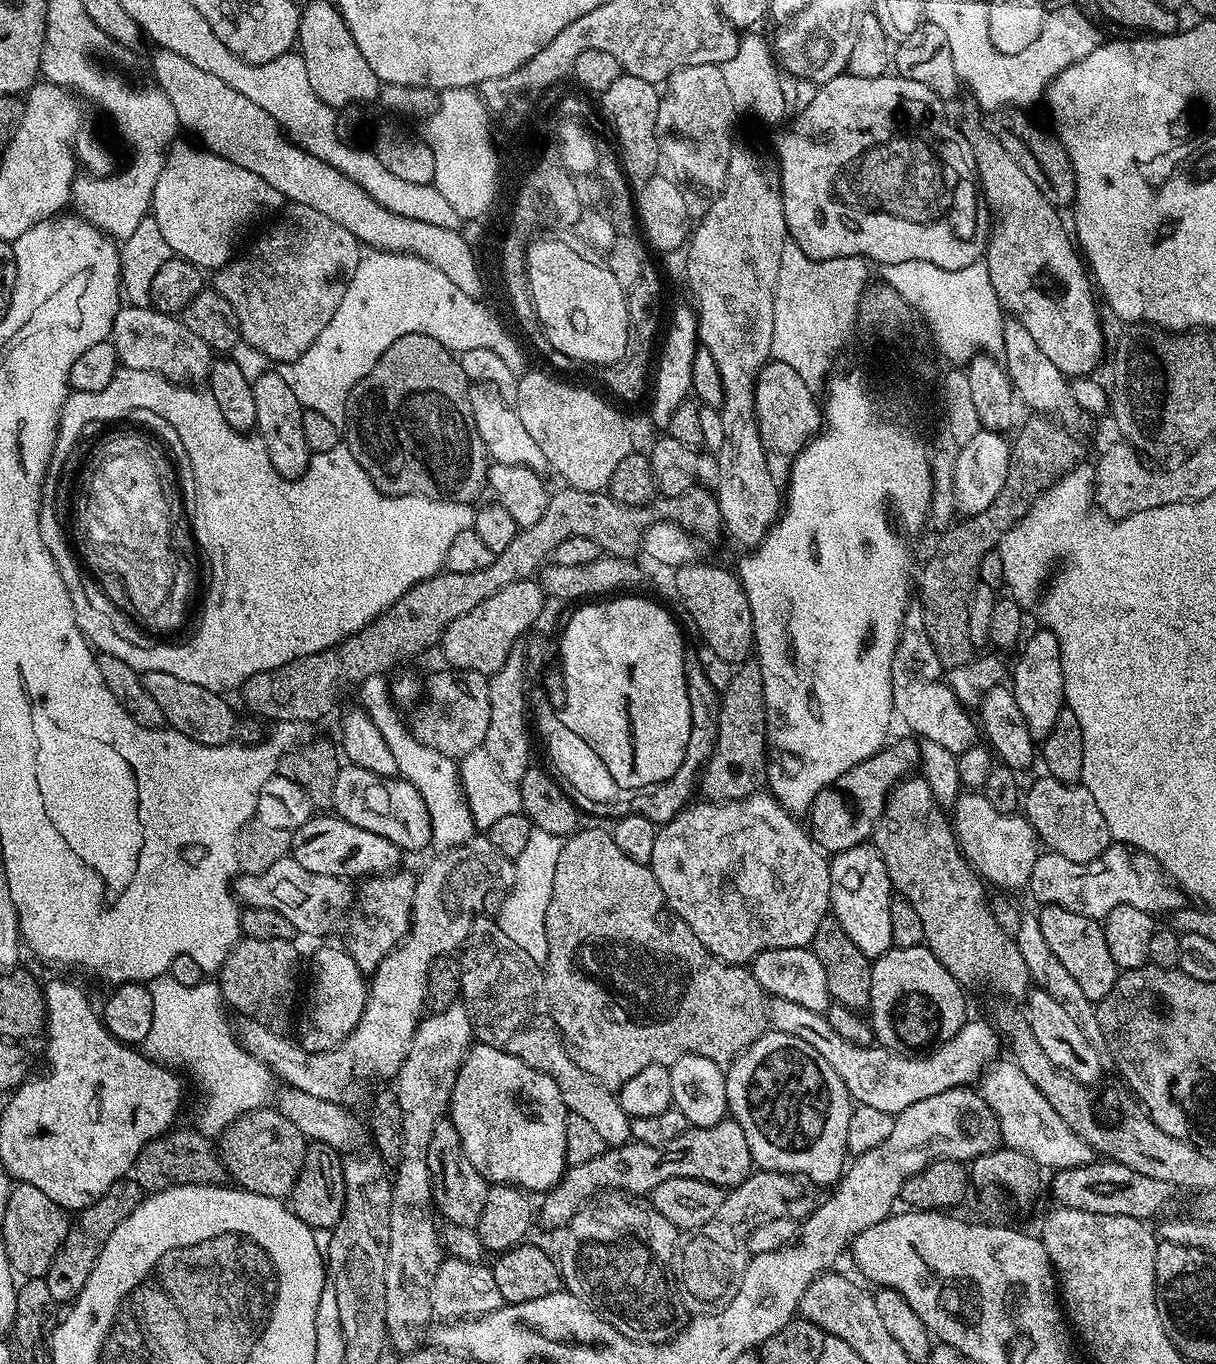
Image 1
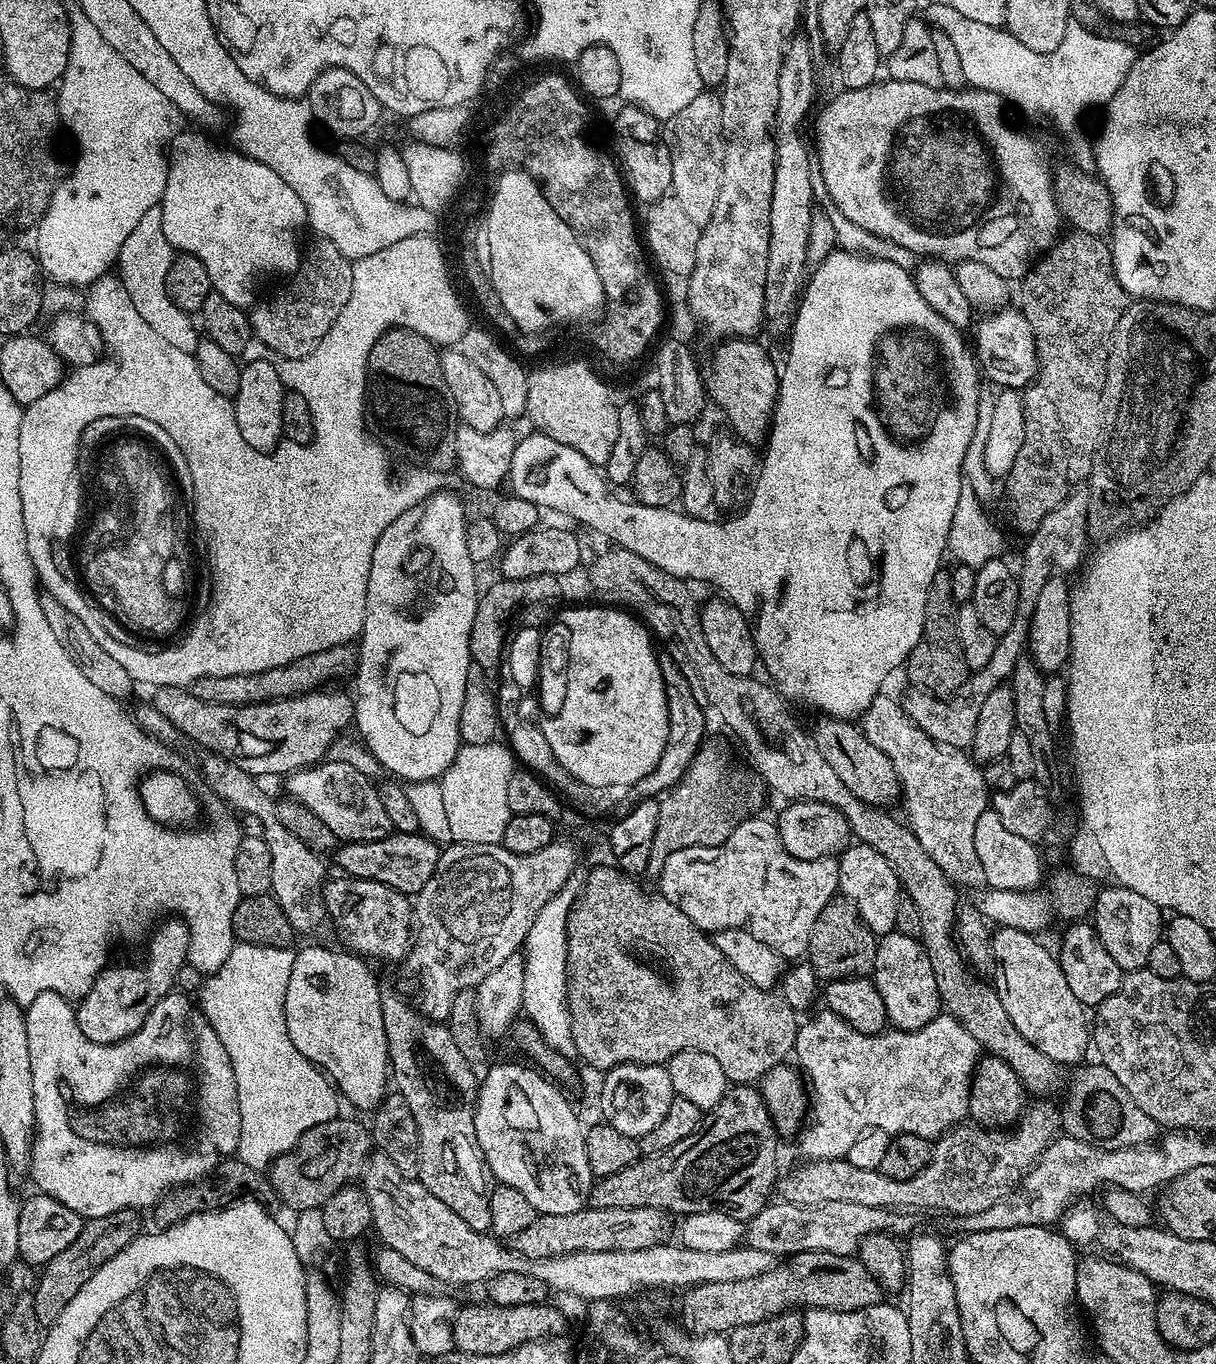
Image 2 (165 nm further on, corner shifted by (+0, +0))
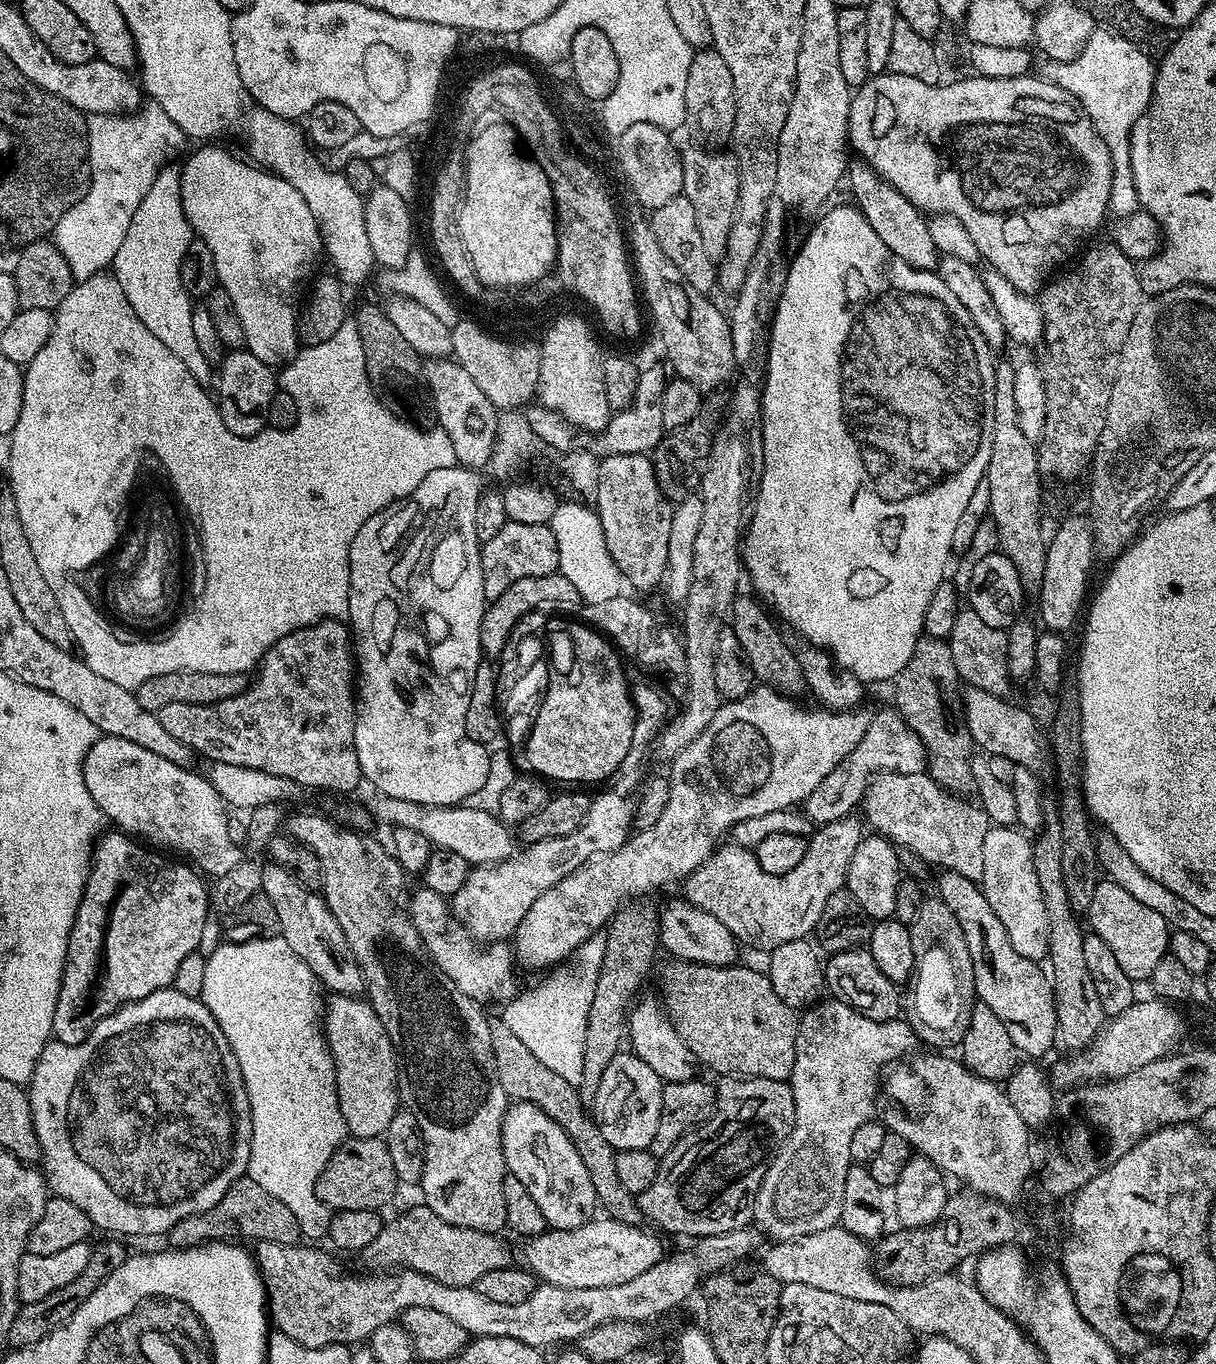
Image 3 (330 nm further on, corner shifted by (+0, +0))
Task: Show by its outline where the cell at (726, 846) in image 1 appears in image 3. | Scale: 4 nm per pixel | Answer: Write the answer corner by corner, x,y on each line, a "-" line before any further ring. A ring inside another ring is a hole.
855,815
845,816
842,820
817,827
808,840
802,862
794,866
792,873
787,872
779,878
766,874
766,870
758,866
755,851
735,846
717,847
712,857
683,881
683,899
706,910
706,914
714,914
714,918
723,922
726,930
730,930
744,946
749,944
752,948
771,950
786,942
811,937
830,894
845,887
850,858
854,858
854,850
858,850
862,838
861,821
856,819
-
799,876
800,888
776,888
778,880
780,884
788,884

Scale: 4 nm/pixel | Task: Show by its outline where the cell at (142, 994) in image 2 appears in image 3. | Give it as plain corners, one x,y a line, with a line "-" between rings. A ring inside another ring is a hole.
120,830
111,831
105,831
92,849
88,881
70,930
52,1023
52,1036
62,1044
82,1042
102,1018
114,1014
122,1005
169,987
182,958
199,949
202,930
210,922
210,888
203,884
201,873
191,863
175,864
151,852
151,847
137,842
131,835

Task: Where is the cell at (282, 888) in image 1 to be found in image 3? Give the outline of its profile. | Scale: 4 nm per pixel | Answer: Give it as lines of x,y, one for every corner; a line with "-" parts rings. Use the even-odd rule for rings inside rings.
420,886
410,896
410,915
418,938
424,943
424,949
438,967
472,1000
500,1000
507,1002
517,995
516,976
512,973
514,948
508,942
477,943
472,939
460,921
450,914
450,904
445,897
434,894
434,890

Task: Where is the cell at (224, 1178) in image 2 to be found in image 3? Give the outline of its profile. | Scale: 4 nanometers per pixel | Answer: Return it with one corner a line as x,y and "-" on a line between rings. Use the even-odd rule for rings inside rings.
245,1174
239,1180
235,1180
226,1190
222,1202
202,1214
190,1214
190,1218
182,1218
166,1233
167,1247
196,1248
199,1244
209,1242
224,1242
229,1238
235,1238
240,1242
260,1241
262,1243
282,1243
295,1245
301,1239
298,1218
290,1214
290,1209
283,1202
278,1202
274,1194
266,1194
258,1182
254,1182
251,1176

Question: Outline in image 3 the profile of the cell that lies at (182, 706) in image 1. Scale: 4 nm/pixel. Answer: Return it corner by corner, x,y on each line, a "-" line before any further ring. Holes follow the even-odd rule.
333,618
331,620
319,620
317,624
311,624
286,634
278,642
274,642
274,646
270,646
270,650
266,650
264,659
260,661
255,676
246,691
234,698
230,698
227,702
227,711
232,711
232,724
220,713
223,711
217,705
191,704
190,702
174,702
171,706
162,706
162,710
156,713
158,721
161,722
162,728
171,737
191,748
193,753
200,755
201,752
202,755
209,756
209,761
212,762
229,763
231,766
252,767
254,770
262,770
267,774
282,775
300,784
305,790
325,788
328,792
352,792
359,784
362,784
358,750
354,746
354,726
356,725
356,702
358,696
354,691
354,637
349,625
343,619

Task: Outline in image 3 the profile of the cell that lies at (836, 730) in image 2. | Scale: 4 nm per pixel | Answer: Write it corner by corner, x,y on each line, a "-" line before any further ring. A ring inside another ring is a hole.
737,595
732,603
730,631
738,638
738,646
742,646
742,654
746,654
752,667
753,677
761,685
775,688
784,696
800,698
800,695
805,695
806,689
802,666
798,666
798,658
794,658
786,636
776,629
777,621
770,615
769,609
755,595
744,595

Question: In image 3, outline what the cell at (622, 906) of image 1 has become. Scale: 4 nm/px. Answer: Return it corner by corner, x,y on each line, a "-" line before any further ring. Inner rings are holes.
673,959
664,968
662,1003
674,1030
695,1054
697,1061
726,1076
757,1076
787,1081
794,1070
794,1050
798,1038
797,1013
774,992
767,971
741,966
706,966

